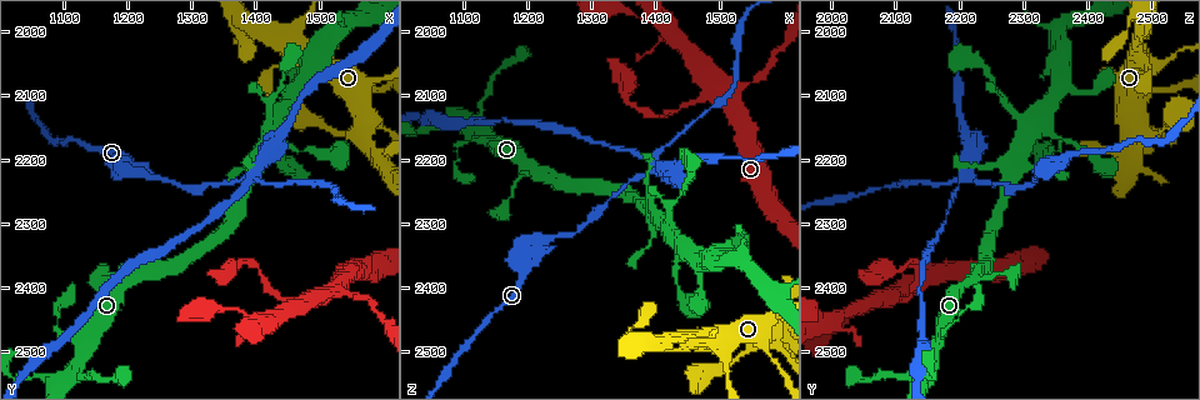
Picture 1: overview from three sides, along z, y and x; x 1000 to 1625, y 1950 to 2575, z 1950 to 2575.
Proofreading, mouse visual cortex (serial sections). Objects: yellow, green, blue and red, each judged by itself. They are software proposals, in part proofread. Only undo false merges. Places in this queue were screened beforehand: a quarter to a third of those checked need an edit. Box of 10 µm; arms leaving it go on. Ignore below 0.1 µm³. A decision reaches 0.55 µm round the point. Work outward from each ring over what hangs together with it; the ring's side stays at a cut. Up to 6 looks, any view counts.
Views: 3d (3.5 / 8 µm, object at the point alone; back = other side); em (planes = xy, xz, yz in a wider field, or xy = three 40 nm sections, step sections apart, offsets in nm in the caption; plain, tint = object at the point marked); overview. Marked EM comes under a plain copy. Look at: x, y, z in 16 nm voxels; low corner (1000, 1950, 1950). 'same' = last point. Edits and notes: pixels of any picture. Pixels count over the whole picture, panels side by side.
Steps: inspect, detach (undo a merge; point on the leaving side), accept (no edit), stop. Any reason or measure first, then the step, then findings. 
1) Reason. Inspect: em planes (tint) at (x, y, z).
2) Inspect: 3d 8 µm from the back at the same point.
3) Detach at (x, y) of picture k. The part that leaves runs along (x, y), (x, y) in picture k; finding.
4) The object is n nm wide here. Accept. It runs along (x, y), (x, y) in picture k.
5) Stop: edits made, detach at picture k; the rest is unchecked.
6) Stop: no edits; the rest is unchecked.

Sharp bend. Inspect: 3d 8 µm at (1390, 2230, 2225).

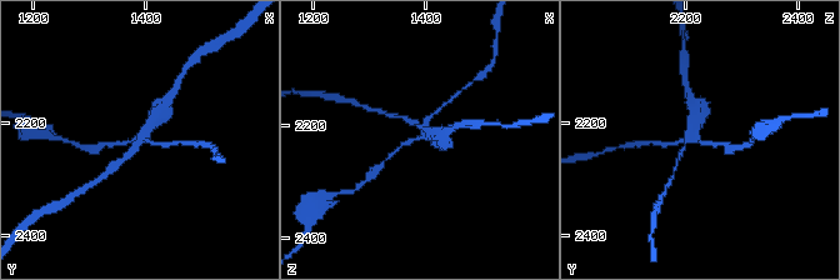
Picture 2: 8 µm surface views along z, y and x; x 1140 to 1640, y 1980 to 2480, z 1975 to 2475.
4 arms meet here; the arms are 150, 150, 150, 300 nm wide. Inspect: em planes (tint) at the same point.

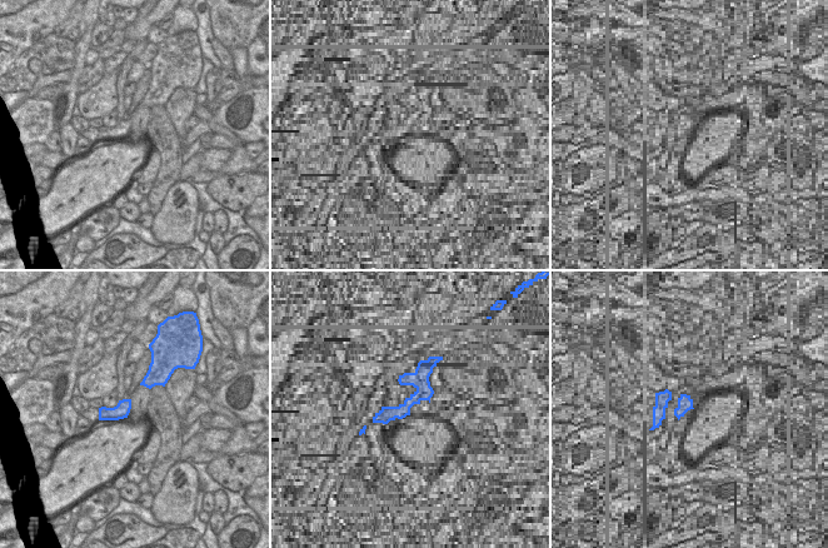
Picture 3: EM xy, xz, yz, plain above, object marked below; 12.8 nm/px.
The object is 200 nm wide here. Detach at (126, 155) of picture 2. The part that leaves runs along (140, 141), (105, 175) in picture 2; a second cell is stuck on.

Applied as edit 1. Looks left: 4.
Looks like a crossing. Inspect: 3d 3.5 µm at (1480, 2420, 2100).

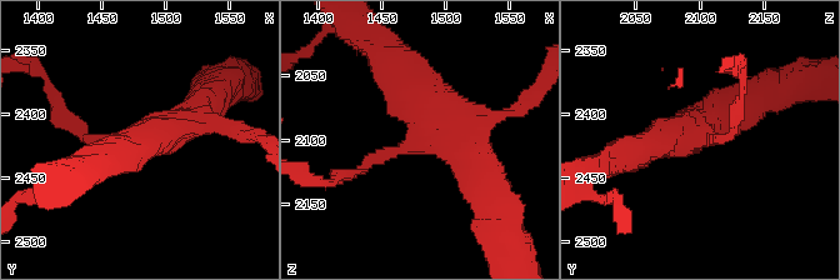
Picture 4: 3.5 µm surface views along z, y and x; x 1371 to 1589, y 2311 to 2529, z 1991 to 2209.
4 arms meet here; the arms are 150, 150, 450, 450 nm wide. Inspect: em xy step 1 (tint) at (1476, 2416, 2098).

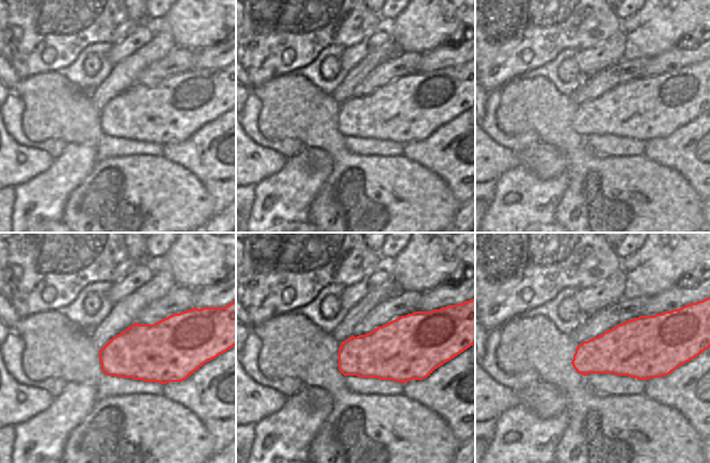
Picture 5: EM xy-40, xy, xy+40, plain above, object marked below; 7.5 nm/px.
Cut it another way. Inspect: em xy step 2 (tint) at the same point.

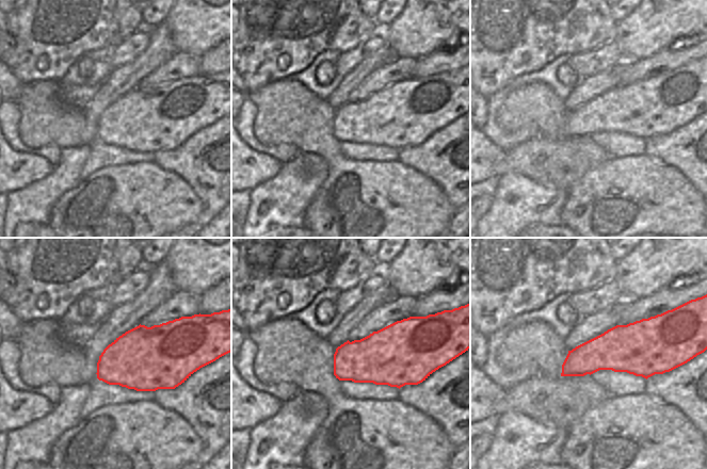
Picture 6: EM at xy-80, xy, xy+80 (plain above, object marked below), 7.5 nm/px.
Accept. One cell here.

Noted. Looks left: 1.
Stop: edits made, detach at picture 2; the rest is unchecked.

